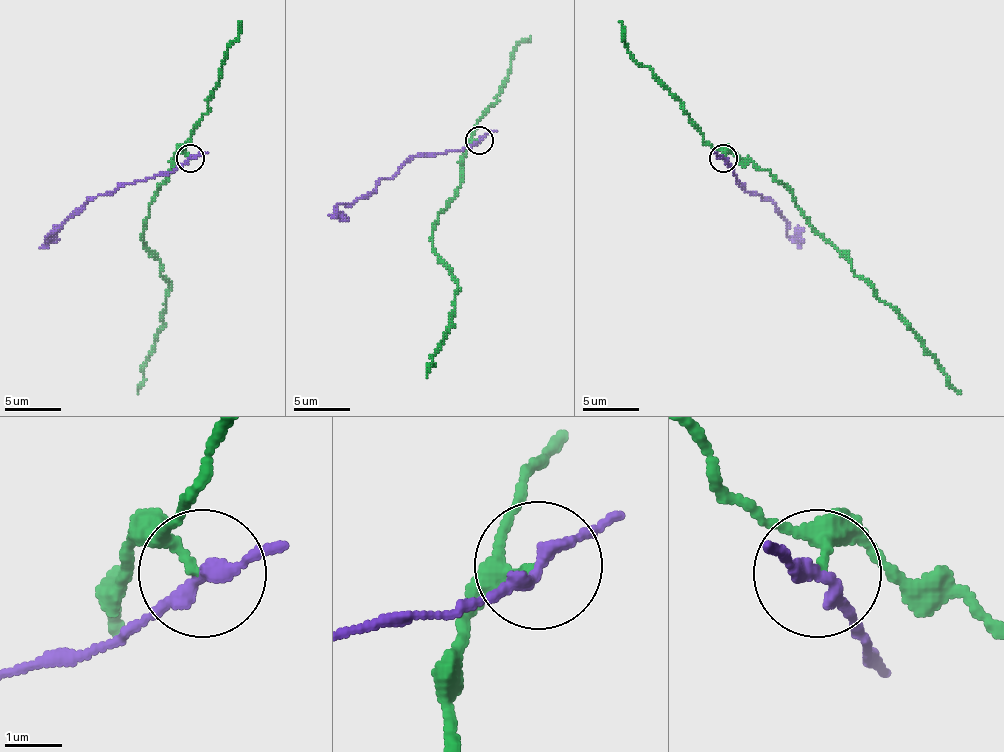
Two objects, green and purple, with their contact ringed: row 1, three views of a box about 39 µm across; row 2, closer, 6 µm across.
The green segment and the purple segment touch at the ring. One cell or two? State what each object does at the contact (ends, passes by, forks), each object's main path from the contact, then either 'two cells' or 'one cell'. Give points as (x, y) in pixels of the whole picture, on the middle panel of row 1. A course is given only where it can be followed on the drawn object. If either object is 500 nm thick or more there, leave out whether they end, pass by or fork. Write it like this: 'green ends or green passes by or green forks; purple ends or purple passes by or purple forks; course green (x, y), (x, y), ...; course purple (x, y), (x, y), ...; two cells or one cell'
green passes by; purple passes by; course green (480, 139), (466, 148), (457, 193), (438, 215), (432, 248), (449, 265), (457, 293), (452, 327), (427, 377); course purple (480, 139), (460, 151), (413, 156), (379, 181), (368, 195), (337, 207), (348, 220); two cells

